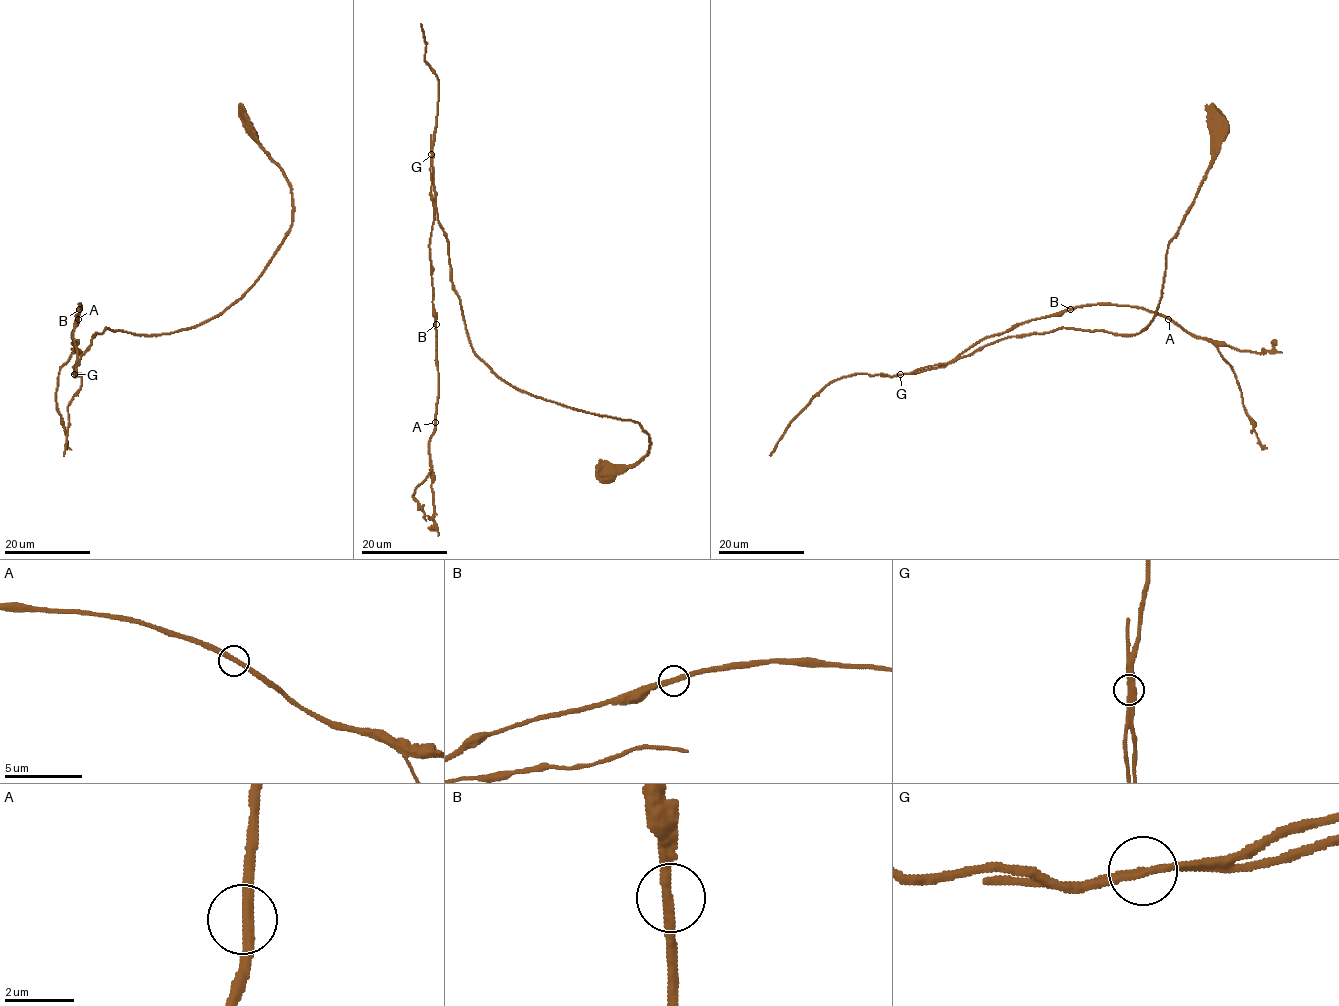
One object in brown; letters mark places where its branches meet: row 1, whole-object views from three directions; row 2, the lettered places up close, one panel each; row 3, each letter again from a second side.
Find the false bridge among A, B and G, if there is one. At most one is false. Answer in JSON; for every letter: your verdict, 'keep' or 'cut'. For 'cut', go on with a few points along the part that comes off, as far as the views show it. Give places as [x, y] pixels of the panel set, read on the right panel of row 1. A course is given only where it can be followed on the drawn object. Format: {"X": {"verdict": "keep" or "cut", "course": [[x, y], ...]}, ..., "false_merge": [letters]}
{"A": {"verdict": "keep"}, "B": {"verdict": "keep"}, "G": {"verdict": "keep"}, "false_merge": []}

